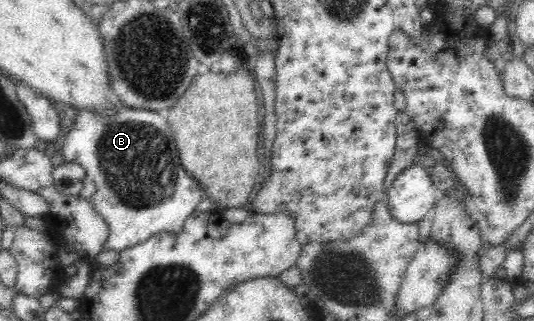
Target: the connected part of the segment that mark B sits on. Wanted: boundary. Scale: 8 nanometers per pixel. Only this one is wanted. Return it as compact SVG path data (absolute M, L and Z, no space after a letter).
M116 104L113 108L113 113L96 115L96 111L92 111L90 107L75 107L77 115L71 131L65 135L61 155L65 162L79 164L94 181L95 191L88 200L105 220L108 233L105 245L101 249L120 252L125 247L143 243L157 233L178 234L183 229L185 220L204 197L199 184L181 166L174 135L167 119L157 111L125 108L122 104Z

